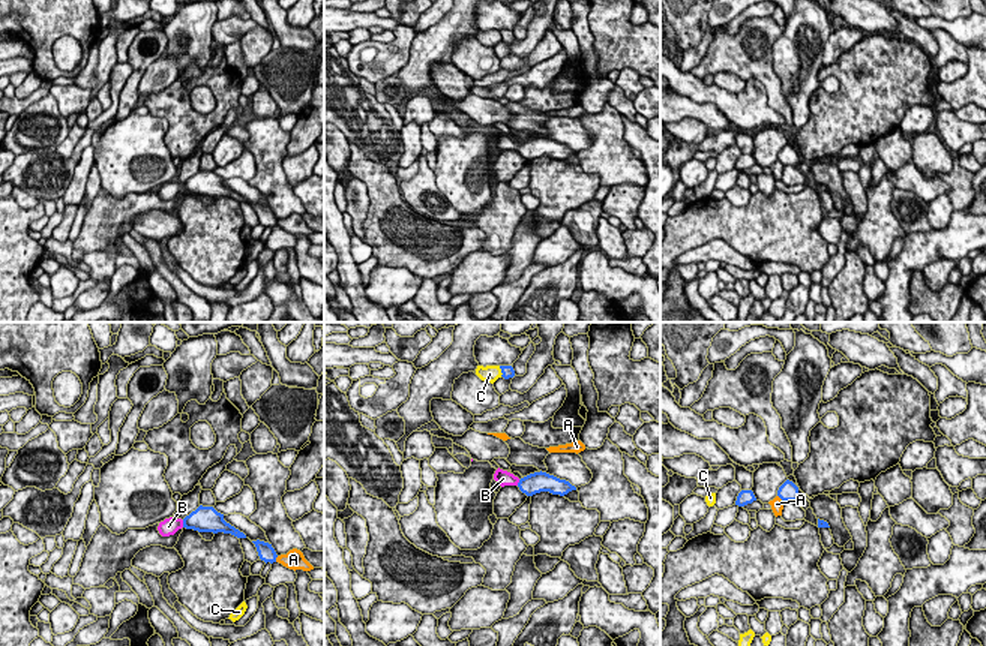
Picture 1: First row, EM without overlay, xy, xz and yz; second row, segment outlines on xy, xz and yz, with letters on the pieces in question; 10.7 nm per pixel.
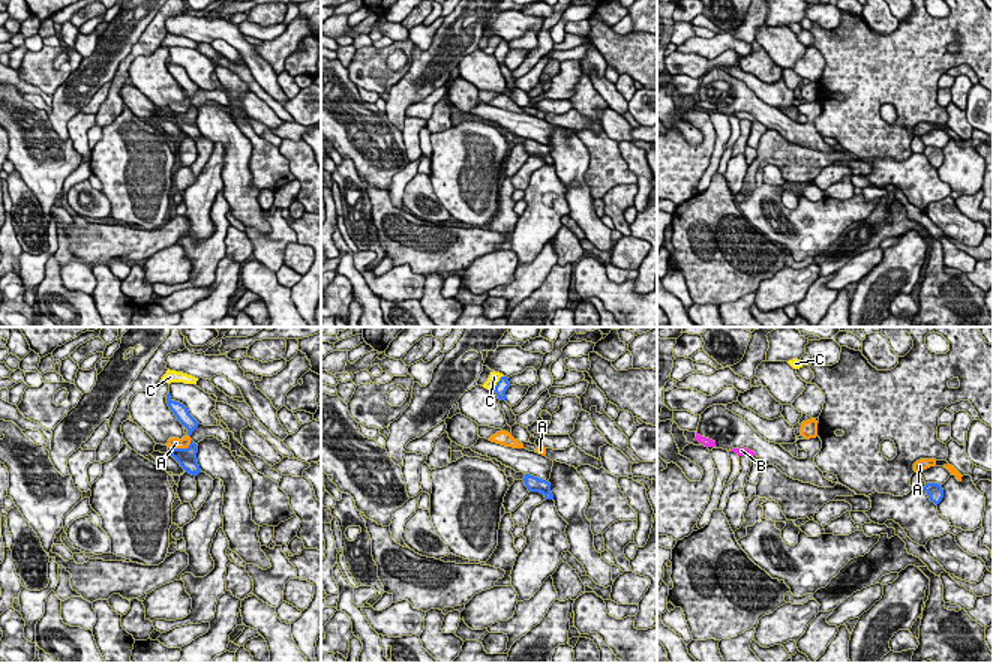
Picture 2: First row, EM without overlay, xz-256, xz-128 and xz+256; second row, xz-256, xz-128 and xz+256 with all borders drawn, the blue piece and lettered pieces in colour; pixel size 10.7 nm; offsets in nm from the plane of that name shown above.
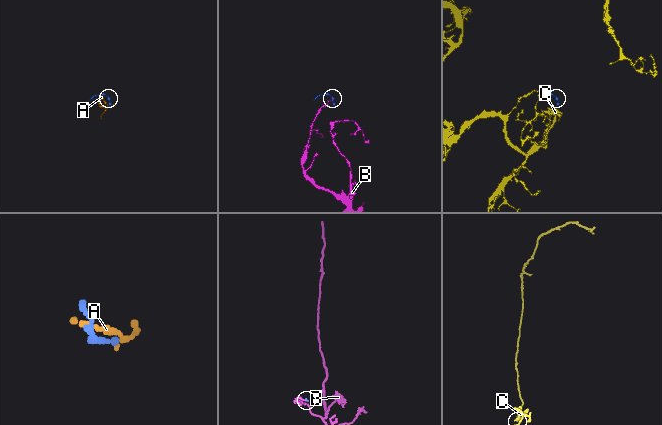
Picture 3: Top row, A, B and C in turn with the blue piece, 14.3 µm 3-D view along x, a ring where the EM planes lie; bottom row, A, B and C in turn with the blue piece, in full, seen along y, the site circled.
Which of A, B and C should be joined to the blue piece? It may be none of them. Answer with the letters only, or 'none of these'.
B

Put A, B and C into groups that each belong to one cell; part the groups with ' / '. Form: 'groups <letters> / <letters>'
groups A / B / C

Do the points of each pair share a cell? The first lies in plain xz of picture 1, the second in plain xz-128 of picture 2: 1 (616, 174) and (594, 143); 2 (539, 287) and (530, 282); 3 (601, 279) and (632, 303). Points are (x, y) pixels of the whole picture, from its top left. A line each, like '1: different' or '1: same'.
1: same
2: different
3: same

